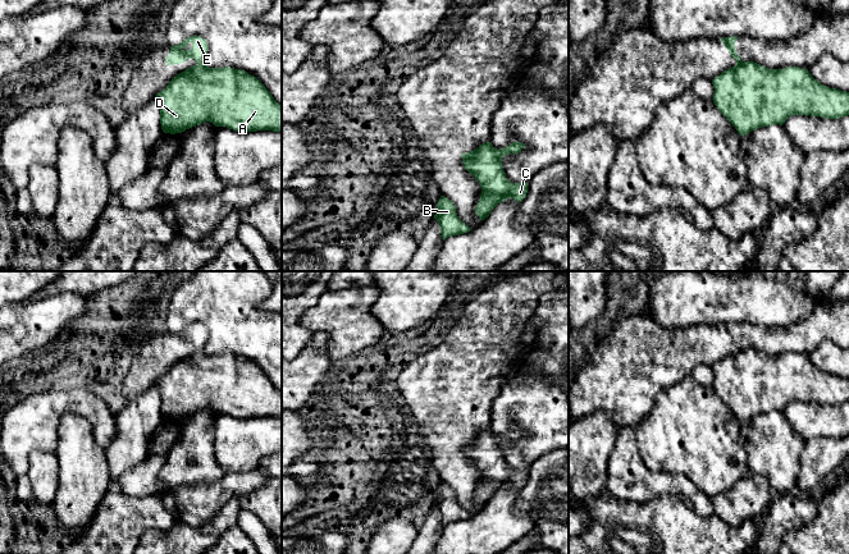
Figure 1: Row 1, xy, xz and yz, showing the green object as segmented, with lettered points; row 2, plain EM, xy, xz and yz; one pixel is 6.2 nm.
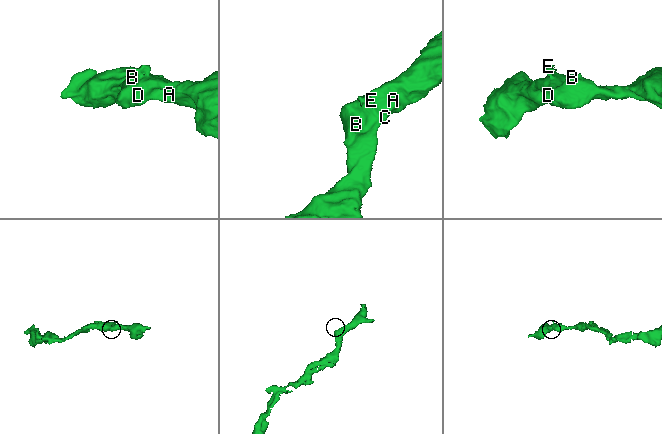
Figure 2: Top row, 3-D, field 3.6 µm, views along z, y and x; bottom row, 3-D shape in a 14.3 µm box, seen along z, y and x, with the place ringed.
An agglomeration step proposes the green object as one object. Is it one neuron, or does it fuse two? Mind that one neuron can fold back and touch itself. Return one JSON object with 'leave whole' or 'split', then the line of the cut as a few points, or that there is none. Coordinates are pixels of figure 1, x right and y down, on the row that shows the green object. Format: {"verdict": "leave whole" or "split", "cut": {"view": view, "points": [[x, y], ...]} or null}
{"verdict": "split", "cut": {"view": "yz", "points": [[742, 62], [735, 67]]}}

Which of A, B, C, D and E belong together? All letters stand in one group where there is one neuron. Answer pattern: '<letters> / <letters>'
A B C D / E

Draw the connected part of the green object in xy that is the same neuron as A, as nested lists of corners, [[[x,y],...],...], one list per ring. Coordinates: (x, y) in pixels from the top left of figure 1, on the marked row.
[[[205,63],[196,64],[177,74],[155,99],[160,104],[160,124],[164,133],[182,133],[205,122],[236,132],[282,133],[282,105],[256,77],[241,69],[209,68]]]

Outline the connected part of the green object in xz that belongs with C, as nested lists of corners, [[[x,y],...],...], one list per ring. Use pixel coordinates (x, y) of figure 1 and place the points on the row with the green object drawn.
[[[492,142],[480,145],[475,154],[465,161],[465,169],[480,183],[481,194],[475,207],[480,220],[507,198],[521,202],[528,193],[529,183],[511,183],[506,178],[502,159],[508,154],[519,154],[525,148],[521,142],[513,142],[505,148],[494,148]]]

